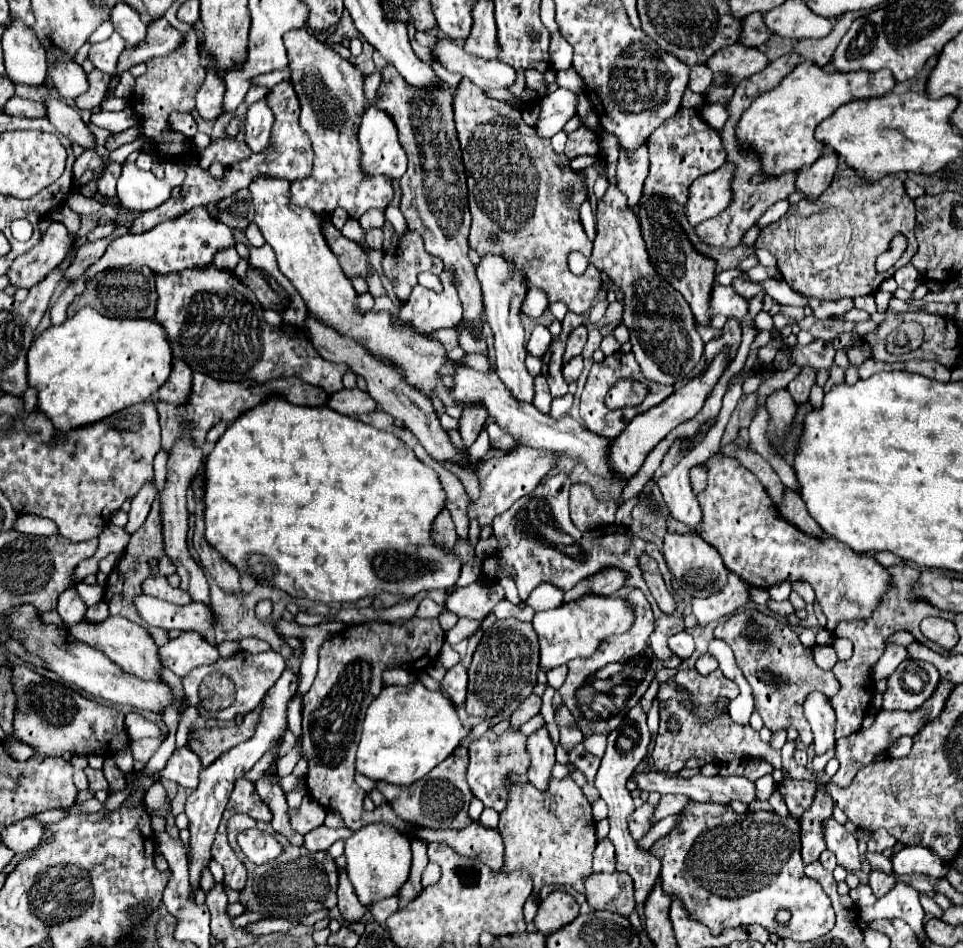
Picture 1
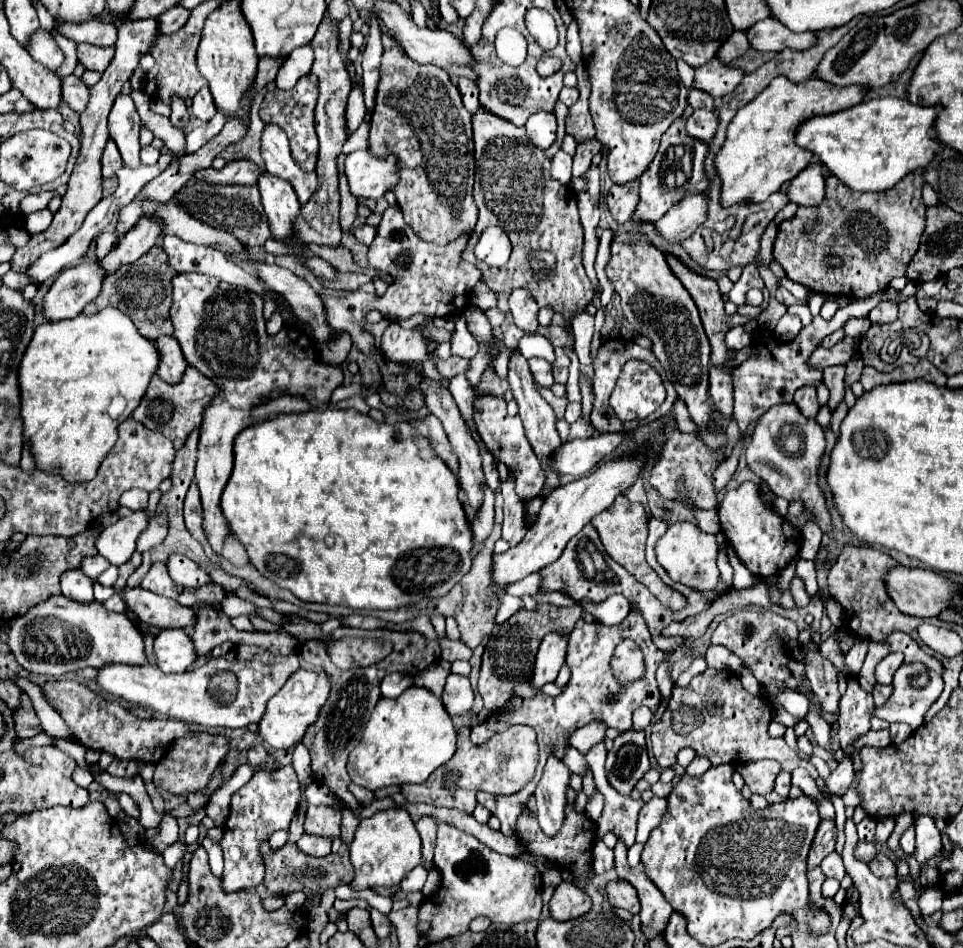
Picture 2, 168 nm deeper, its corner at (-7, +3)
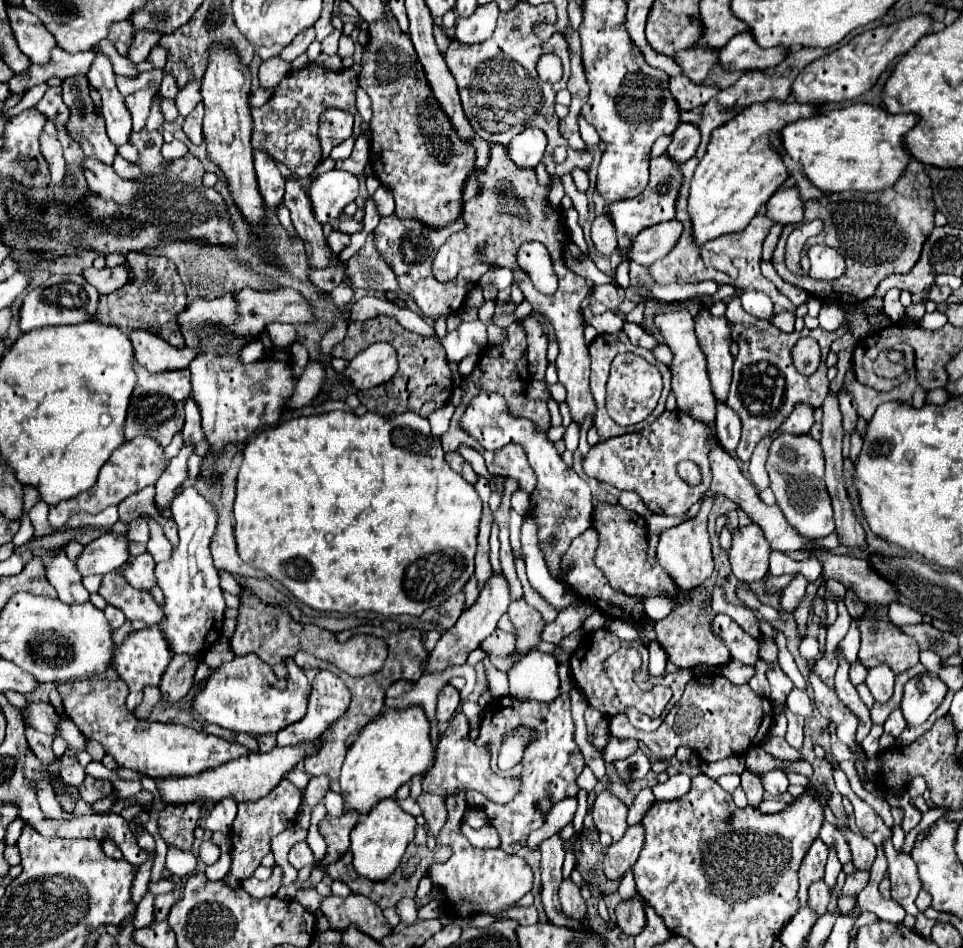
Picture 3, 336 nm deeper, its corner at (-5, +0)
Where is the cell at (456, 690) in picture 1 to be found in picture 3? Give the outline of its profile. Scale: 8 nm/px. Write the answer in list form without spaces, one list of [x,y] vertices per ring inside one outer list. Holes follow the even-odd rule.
[[[447,683],[439,691],[439,697],[437,697],[437,721],[449,721],[455,715],[455,711],[459,709],[459,705],[461,705],[459,691]]]

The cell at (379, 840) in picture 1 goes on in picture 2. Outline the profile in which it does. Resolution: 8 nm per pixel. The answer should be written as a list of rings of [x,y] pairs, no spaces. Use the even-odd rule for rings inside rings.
[[[403,808],[381,810],[373,814],[373,818],[361,820],[349,848],[355,868],[355,880],[350,885],[355,890],[399,886],[399,882],[421,862],[421,836]]]

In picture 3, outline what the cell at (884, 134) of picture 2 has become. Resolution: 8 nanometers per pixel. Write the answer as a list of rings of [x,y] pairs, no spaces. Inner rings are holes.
[[[855,103],[841,109],[831,109],[827,113],[815,113],[813,117],[799,119],[795,123],[789,123],[781,129],[781,145],[785,153],[801,163],[805,177],[823,193],[839,193],[839,191],[883,191],[891,187],[907,163],[911,161],[905,145],[903,135],[913,129],[917,123],[917,115],[913,113],[901,113],[891,115],[881,107],[873,107],[867,103]]]

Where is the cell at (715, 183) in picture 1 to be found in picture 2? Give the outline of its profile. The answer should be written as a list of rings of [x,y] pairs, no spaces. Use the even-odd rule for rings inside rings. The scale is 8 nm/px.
[[[707,192],[683,198],[655,224],[657,232],[661,232],[671,242],[677,242],[677,240],[681,242],[689,238],[697,230],[697,226],[705,222],[705,212],[707,212],[705,194]]]

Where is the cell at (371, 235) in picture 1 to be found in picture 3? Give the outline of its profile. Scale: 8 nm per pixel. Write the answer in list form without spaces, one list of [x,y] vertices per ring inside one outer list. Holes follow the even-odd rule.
[[[331,231],[331,233],[327,235],[327,245],[331,247],[331,251],[333,251],[335,255],[339,255],[339,253],[349,245],[349,235],[339,233],[339,231]]]

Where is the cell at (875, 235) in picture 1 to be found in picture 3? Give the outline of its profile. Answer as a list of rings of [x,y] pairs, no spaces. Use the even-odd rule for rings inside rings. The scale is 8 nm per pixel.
[[[911,161],[907,169],[901,173],[899,181],[891,189],[883,189],[877,193],[863,191],[845,191],[845,193],[829,193],[821,197],[821,221],[823,231],[815,241],[837,245],[837,251],[845,259],[845,273],[835,281],[817,281],[807,277],[809,273],[809,257],[801,253],[801,267],[805,277],[795,277],[785,267],[785,239],[783,233],[779,237],[777,249],[773,253],[773,267],[781,279],[803,287],[815,297],[831,297],[835,295],[837,305],[861,303],[869,299],[879,281],[883,281],[891,273],[909,273],[913,265],[919,261],[923,243],[931,235],[935,201],[931,193],[931,181],[925,173],[925,167],[919,161]],[[837,225],[837,227],[835,227]],[[837,239],[837,243],[835,243]]]

